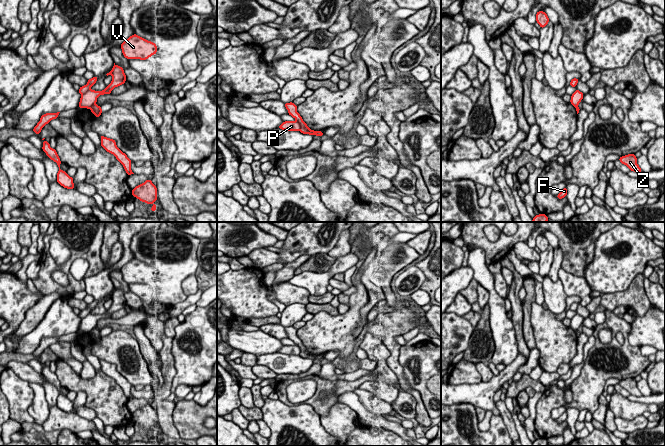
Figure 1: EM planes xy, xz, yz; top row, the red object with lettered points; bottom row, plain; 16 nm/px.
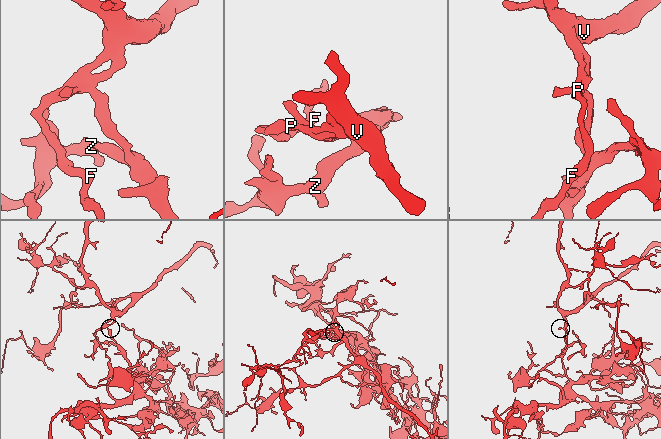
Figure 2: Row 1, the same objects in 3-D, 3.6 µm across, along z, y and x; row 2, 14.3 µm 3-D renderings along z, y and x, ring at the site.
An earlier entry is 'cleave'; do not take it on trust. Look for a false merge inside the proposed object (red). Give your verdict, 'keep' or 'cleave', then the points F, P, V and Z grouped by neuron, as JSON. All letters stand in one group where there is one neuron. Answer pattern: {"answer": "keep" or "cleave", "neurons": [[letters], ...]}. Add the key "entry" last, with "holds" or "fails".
{"answer": "cleave", "neurons": [["F", "P", "Z"], ["V"]], "entry": "holds"}

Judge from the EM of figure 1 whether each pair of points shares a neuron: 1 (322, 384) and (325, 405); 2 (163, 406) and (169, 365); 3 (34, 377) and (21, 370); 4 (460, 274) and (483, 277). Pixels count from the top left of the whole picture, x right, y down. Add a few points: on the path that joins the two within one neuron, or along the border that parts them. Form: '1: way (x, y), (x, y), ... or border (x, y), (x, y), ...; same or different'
1: way (327, 389), (329, 391), (329, 400); same
2: way (163, 396), (168, 375); same
3: way (31, 376), (24, 371); same
4: border (467, 265), (472, 269), (473, 277); different

